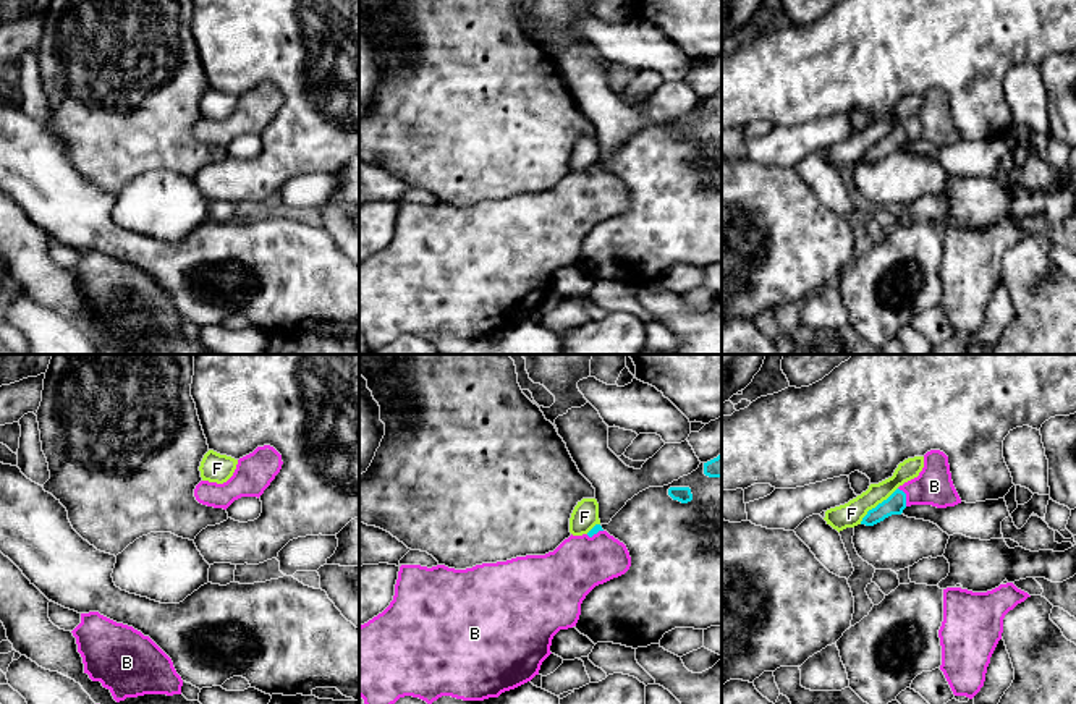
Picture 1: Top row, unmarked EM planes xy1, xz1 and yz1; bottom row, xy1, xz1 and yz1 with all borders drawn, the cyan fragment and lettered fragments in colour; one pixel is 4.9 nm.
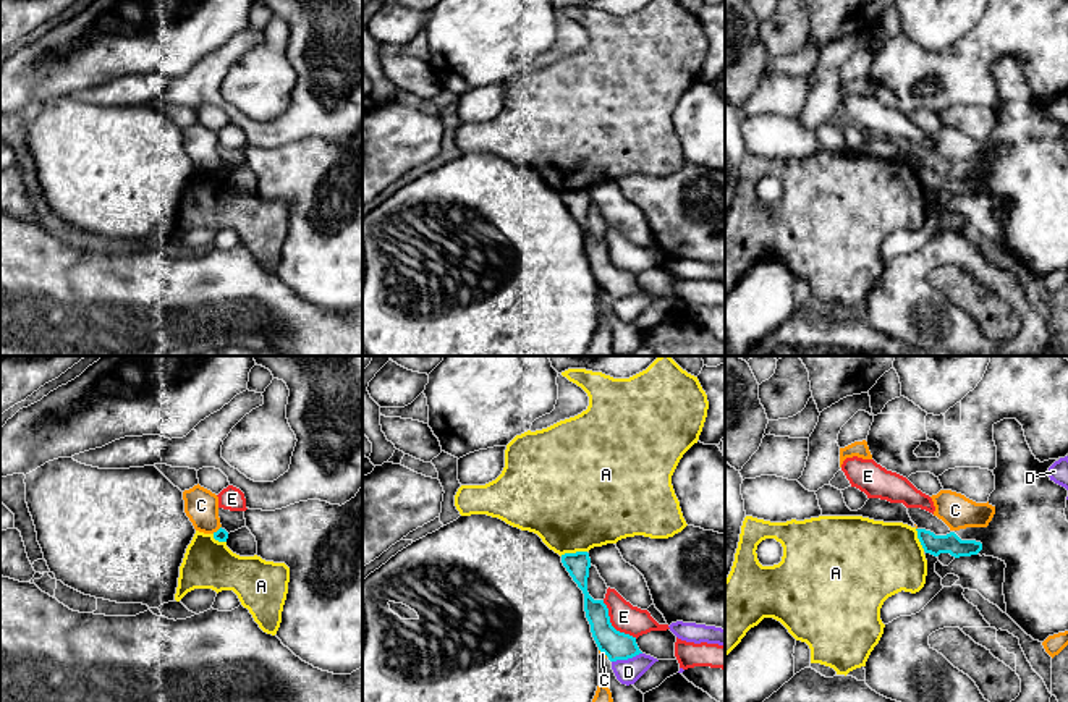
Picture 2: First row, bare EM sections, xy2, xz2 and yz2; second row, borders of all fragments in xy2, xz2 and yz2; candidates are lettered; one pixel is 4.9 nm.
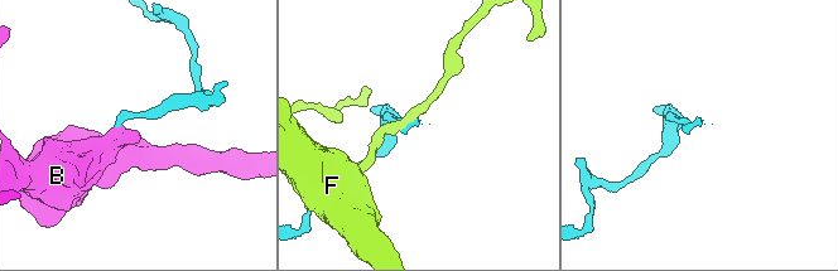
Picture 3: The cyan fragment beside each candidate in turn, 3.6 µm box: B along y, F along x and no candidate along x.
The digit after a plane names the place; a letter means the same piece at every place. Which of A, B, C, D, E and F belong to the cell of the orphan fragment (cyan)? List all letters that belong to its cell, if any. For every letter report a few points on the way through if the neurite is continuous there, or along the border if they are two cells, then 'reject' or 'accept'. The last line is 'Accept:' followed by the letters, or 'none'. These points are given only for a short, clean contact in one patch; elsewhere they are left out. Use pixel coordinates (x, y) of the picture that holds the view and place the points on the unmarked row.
A: border xz2 (586, 188), (560, 193); reject
B: way yz1 (895, 141), (905, 135), (934, 123); accept
C: reject
D: border xz2 (641, 290), (612, 300); reject
E: reject
F: border yz1 (897, 125), (872, 144), (859, 161); reject
Accept: B

